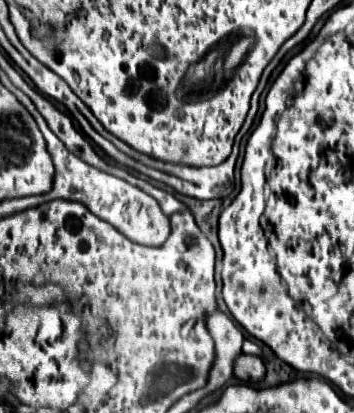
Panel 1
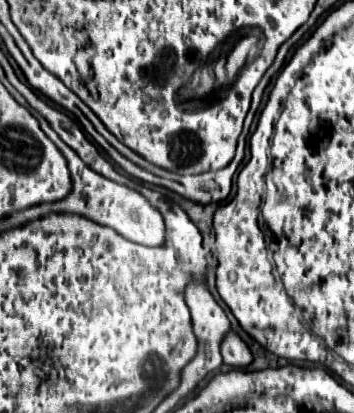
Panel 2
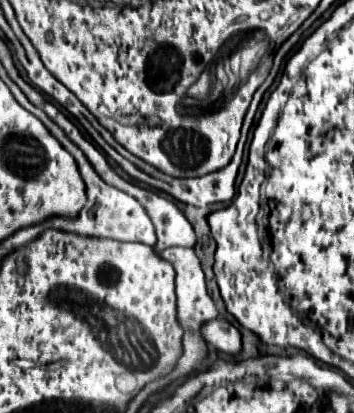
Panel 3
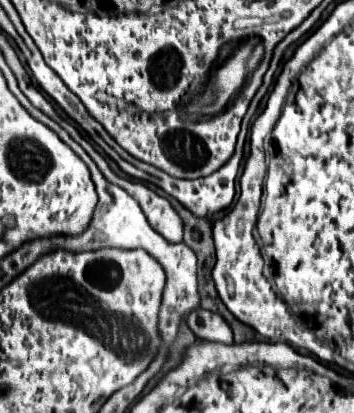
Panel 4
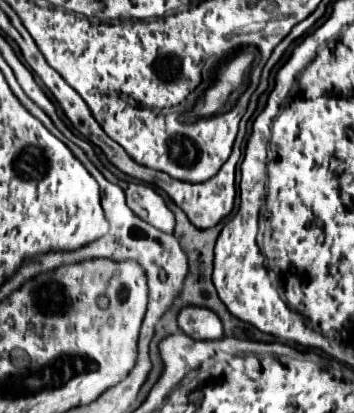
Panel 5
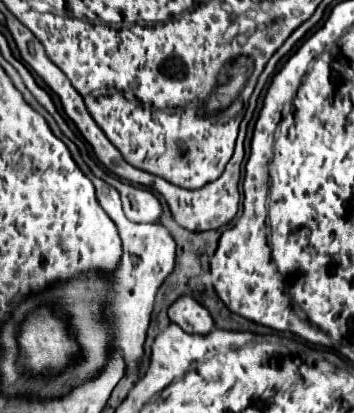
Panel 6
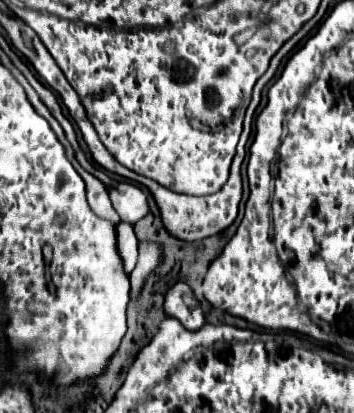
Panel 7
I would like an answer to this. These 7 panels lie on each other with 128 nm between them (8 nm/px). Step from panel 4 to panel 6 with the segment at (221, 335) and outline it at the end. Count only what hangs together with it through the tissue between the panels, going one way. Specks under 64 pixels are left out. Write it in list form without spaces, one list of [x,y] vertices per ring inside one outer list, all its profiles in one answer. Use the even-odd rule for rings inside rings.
[[[180,296],[168,308],[168,316],[188,334],[208,334],[214,328],[208,310],[202,304],[198,304],[192,296]]]

